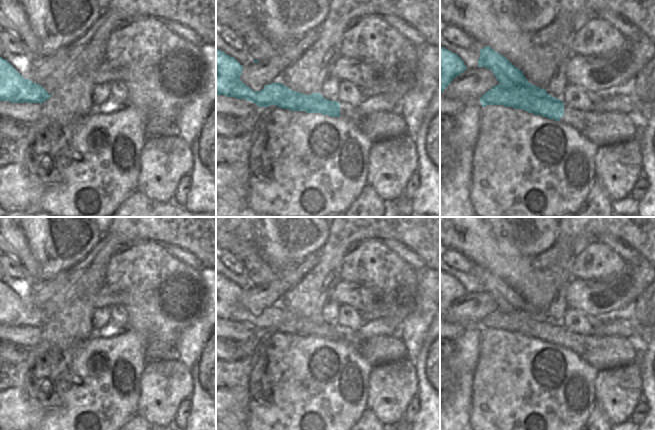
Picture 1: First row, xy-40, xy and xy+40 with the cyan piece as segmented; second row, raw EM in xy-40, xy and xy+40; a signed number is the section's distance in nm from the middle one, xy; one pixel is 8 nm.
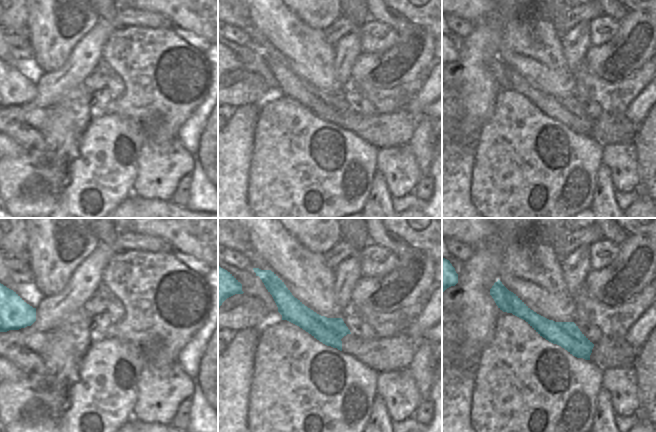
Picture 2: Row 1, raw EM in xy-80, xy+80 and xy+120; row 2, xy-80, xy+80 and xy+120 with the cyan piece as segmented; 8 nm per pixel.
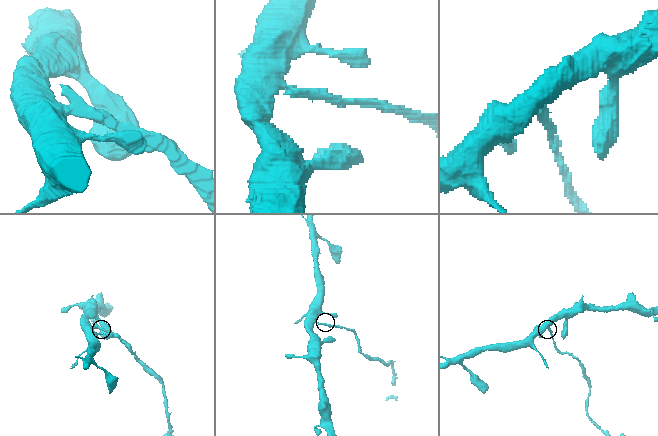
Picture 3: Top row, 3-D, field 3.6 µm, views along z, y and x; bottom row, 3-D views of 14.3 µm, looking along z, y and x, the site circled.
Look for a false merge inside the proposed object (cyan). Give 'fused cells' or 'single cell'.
fused cells

